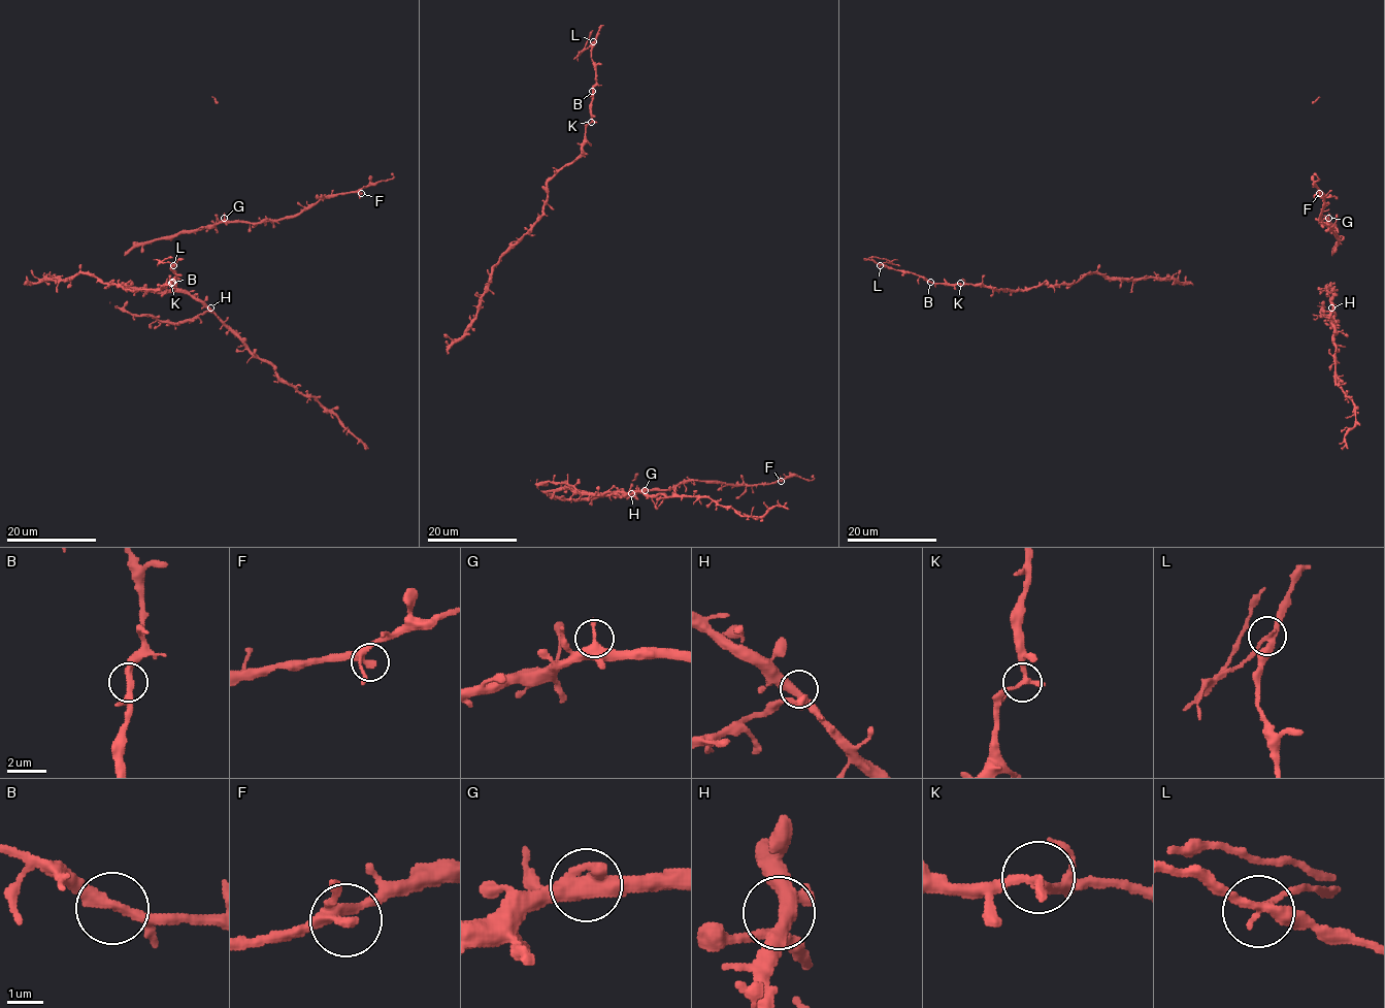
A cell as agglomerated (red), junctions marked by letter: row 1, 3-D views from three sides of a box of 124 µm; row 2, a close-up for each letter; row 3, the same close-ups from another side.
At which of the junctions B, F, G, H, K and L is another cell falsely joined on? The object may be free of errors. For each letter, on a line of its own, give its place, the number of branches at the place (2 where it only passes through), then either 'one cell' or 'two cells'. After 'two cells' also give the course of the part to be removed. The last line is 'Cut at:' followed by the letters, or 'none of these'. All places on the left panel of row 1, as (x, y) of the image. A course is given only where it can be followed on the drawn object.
B: (172, 282) | 3 | one cell
F: (361, 193) | 3 | one cell
G: (224, 218) | 2 | one cell
H: (210, 307) | 4 | one cell
K: (171, 283) | 3 | one cell
L: (173, 265) | 3 | two cells
Cut at: L

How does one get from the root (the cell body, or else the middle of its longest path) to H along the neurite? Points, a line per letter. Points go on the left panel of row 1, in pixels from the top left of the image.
H: (110, 302), (132, 314), (153, 315), (161, 322), (170, 323), (192, 320), (210, 307)

